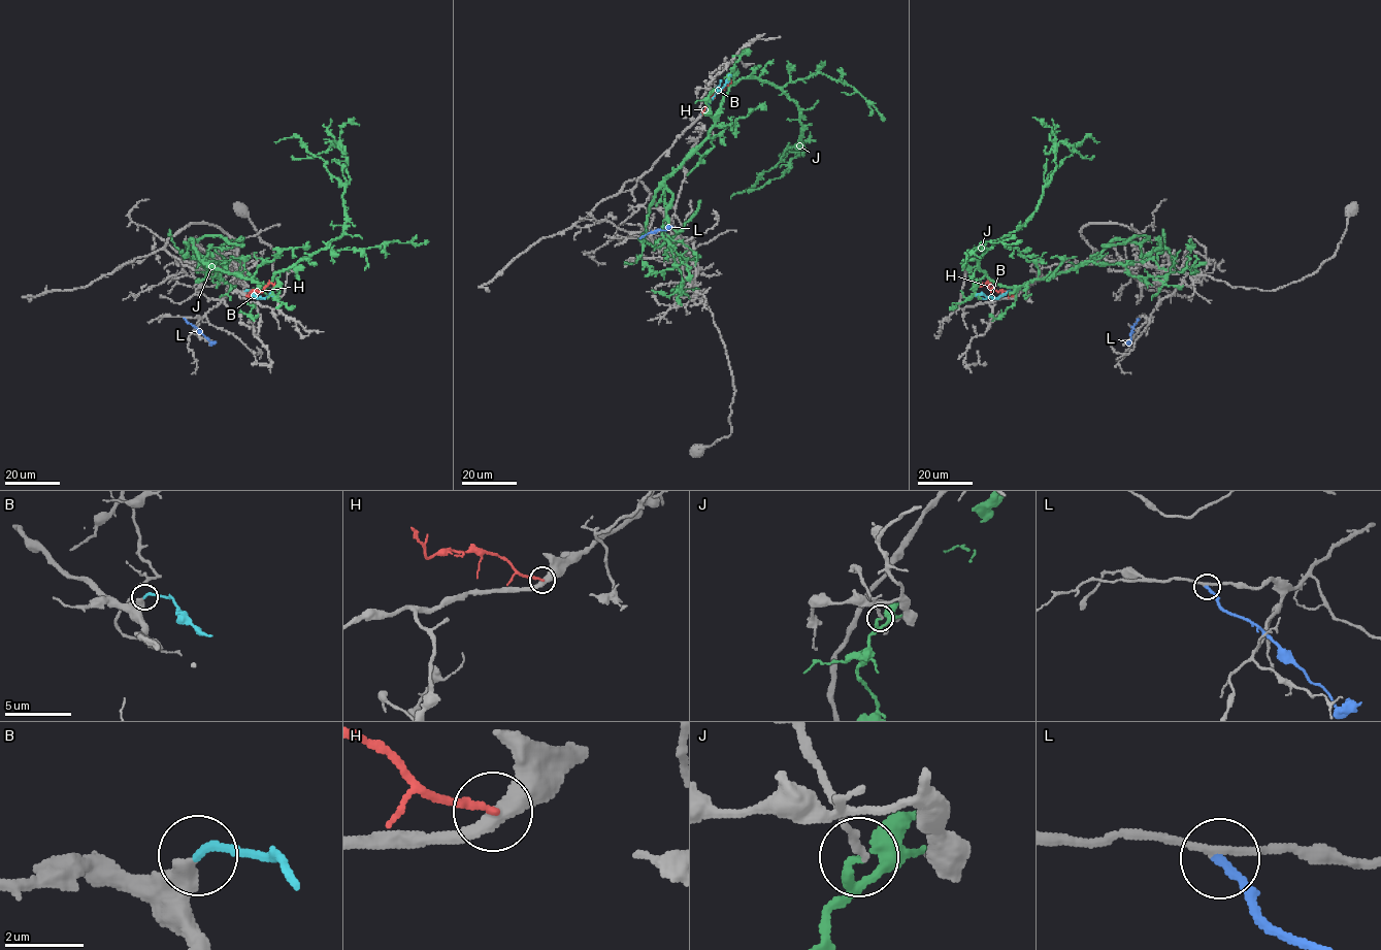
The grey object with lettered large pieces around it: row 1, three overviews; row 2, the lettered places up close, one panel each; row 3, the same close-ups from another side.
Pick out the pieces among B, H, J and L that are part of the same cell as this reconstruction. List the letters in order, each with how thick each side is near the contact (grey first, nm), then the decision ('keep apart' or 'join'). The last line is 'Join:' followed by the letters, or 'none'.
B: calibres 440 and 200 nm; join
H: calibres 400 and 190 nm; keep apart
J: calibres 240 and 220 nm; keep apart
L: calibres 180 and 220 nm; keep apart
Join: B

